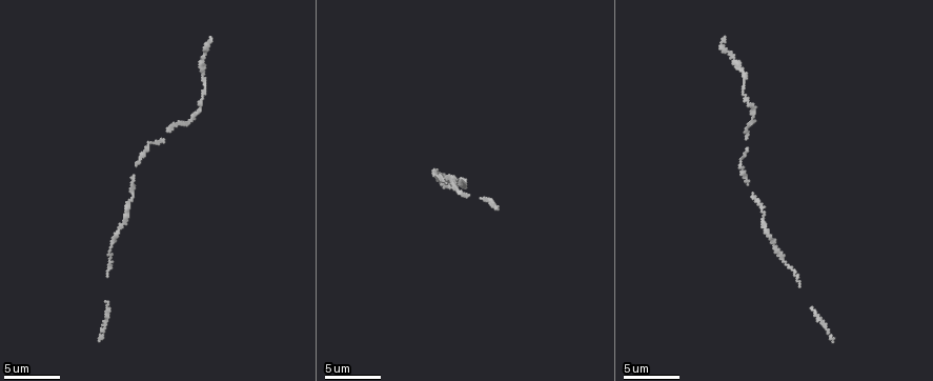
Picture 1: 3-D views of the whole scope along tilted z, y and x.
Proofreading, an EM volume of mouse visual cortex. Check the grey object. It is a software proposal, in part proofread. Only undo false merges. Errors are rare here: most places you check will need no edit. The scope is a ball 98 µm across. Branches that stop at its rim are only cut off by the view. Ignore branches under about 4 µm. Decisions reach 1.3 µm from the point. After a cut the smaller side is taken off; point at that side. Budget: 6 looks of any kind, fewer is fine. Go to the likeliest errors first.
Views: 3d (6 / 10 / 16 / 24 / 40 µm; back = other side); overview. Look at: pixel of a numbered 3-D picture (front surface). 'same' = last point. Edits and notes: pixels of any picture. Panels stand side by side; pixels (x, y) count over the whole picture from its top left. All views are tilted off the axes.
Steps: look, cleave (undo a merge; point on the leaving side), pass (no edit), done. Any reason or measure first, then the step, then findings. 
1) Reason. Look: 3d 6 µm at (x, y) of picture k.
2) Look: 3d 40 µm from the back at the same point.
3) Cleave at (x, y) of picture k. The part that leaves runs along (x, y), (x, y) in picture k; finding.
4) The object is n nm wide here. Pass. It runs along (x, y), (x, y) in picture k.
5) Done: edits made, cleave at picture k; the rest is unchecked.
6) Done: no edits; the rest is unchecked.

Calibre changes. Look: 3d 10 µm at (746, 134) of picture 1.

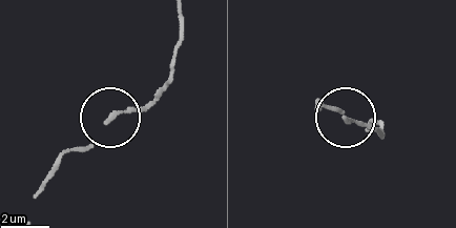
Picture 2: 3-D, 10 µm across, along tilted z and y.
Pass. One neuron here.

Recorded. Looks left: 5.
Look: 3d 10 µm at (438, 178) of picture 1.

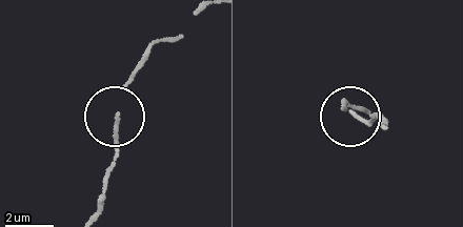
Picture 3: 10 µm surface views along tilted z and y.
Pass. It runs along (119, 114), (118, 151), (105, 193) in picture 3; continuous, no second neuron.

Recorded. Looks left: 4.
Look: 3d 6 µm at (206, 83) of picture 1.

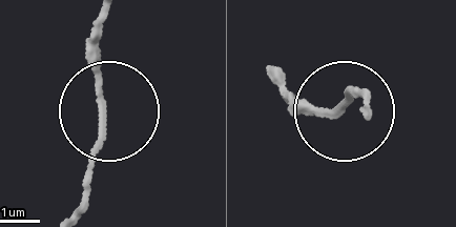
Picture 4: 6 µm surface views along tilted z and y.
Pass. It runs along (80, 204), (104, 121), (98, 18) in picture 4; continuous, no second neuron.

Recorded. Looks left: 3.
Done: no edits; the rest is unchecked.

